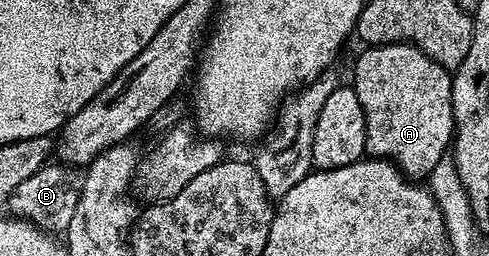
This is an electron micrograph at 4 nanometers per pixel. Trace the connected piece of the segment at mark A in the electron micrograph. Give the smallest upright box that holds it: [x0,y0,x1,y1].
[352,41,454,180]

